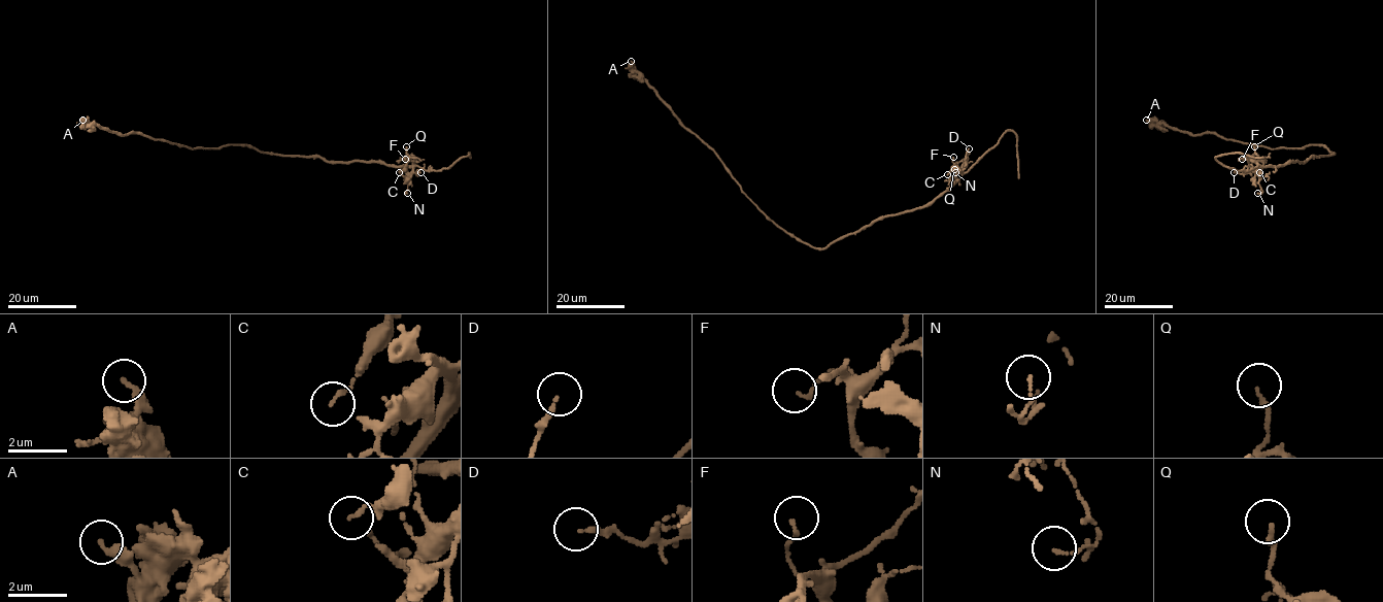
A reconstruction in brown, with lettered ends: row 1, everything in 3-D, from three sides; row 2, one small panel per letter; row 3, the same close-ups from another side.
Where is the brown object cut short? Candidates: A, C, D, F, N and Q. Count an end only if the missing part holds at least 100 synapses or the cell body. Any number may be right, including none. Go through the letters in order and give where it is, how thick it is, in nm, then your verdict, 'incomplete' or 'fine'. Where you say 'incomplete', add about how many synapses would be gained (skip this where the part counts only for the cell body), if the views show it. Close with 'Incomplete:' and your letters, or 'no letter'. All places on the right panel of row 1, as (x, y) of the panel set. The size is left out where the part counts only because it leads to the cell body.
A: place (1146, 120); calibre 240 nm; fine
C: place (1259, 172); calibre 130 nm; fine
D: place (1234, 172); calibre 160 nm; fine
F: place (1242, 159); calibre 110 nm; fine
N: place (1257, 193); calibre 100 nm; fine
Q: place (1254, 146); calibre 150 nm; fine
Incomplete: no letter

